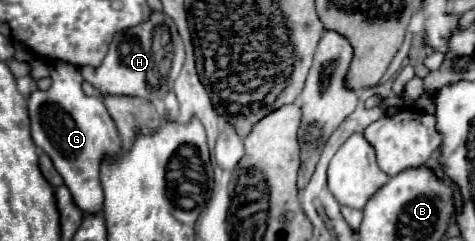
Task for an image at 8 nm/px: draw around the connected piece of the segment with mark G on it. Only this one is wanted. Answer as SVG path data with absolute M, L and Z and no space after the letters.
M67 62L53 64L51 90L37 90L29 96L29 116L35 146L51 158L53 166L67 184L75 206L87 214L103 210L99 160L103 160L103 156L115 156L115 152L121 152L121 140L103 100L97 96L85 96L81 82L83 78L77 66Z

